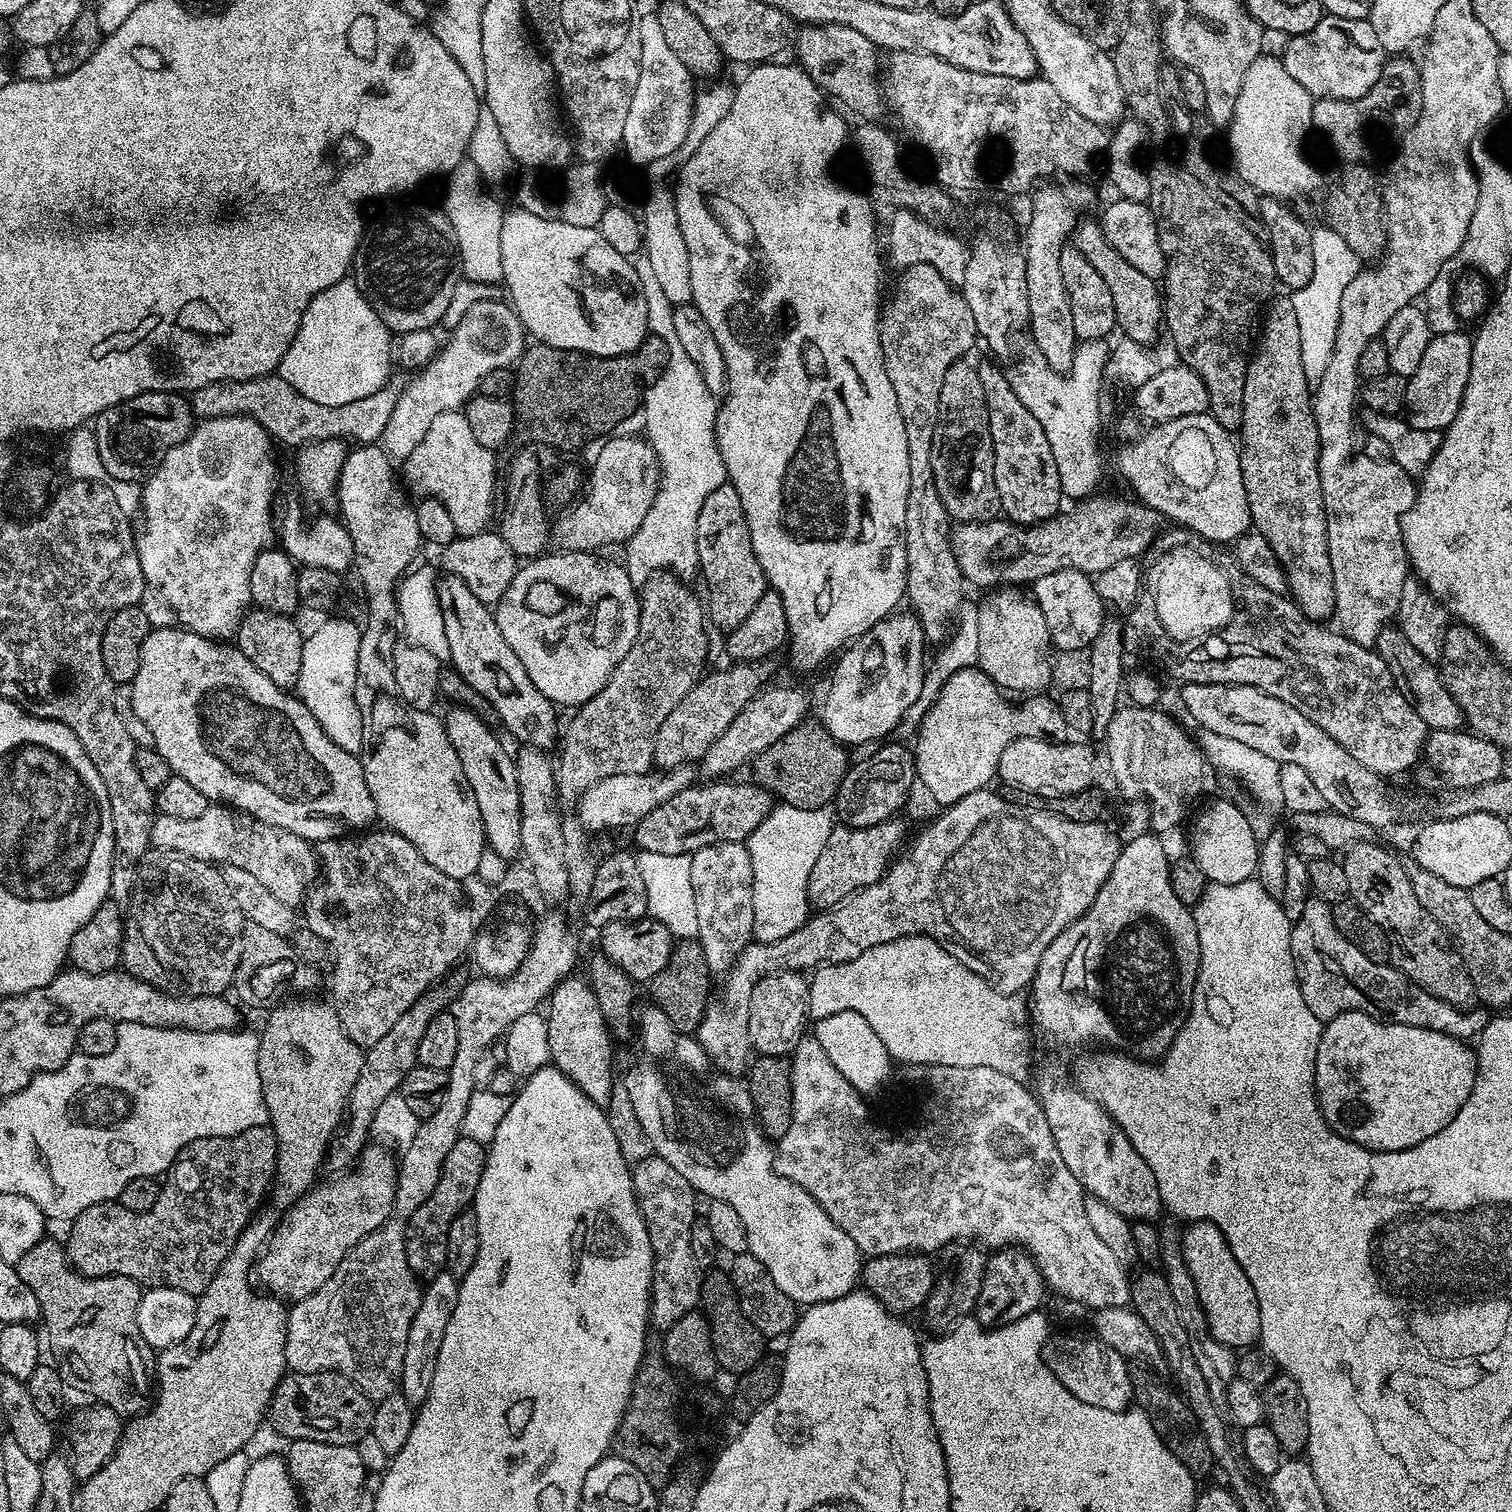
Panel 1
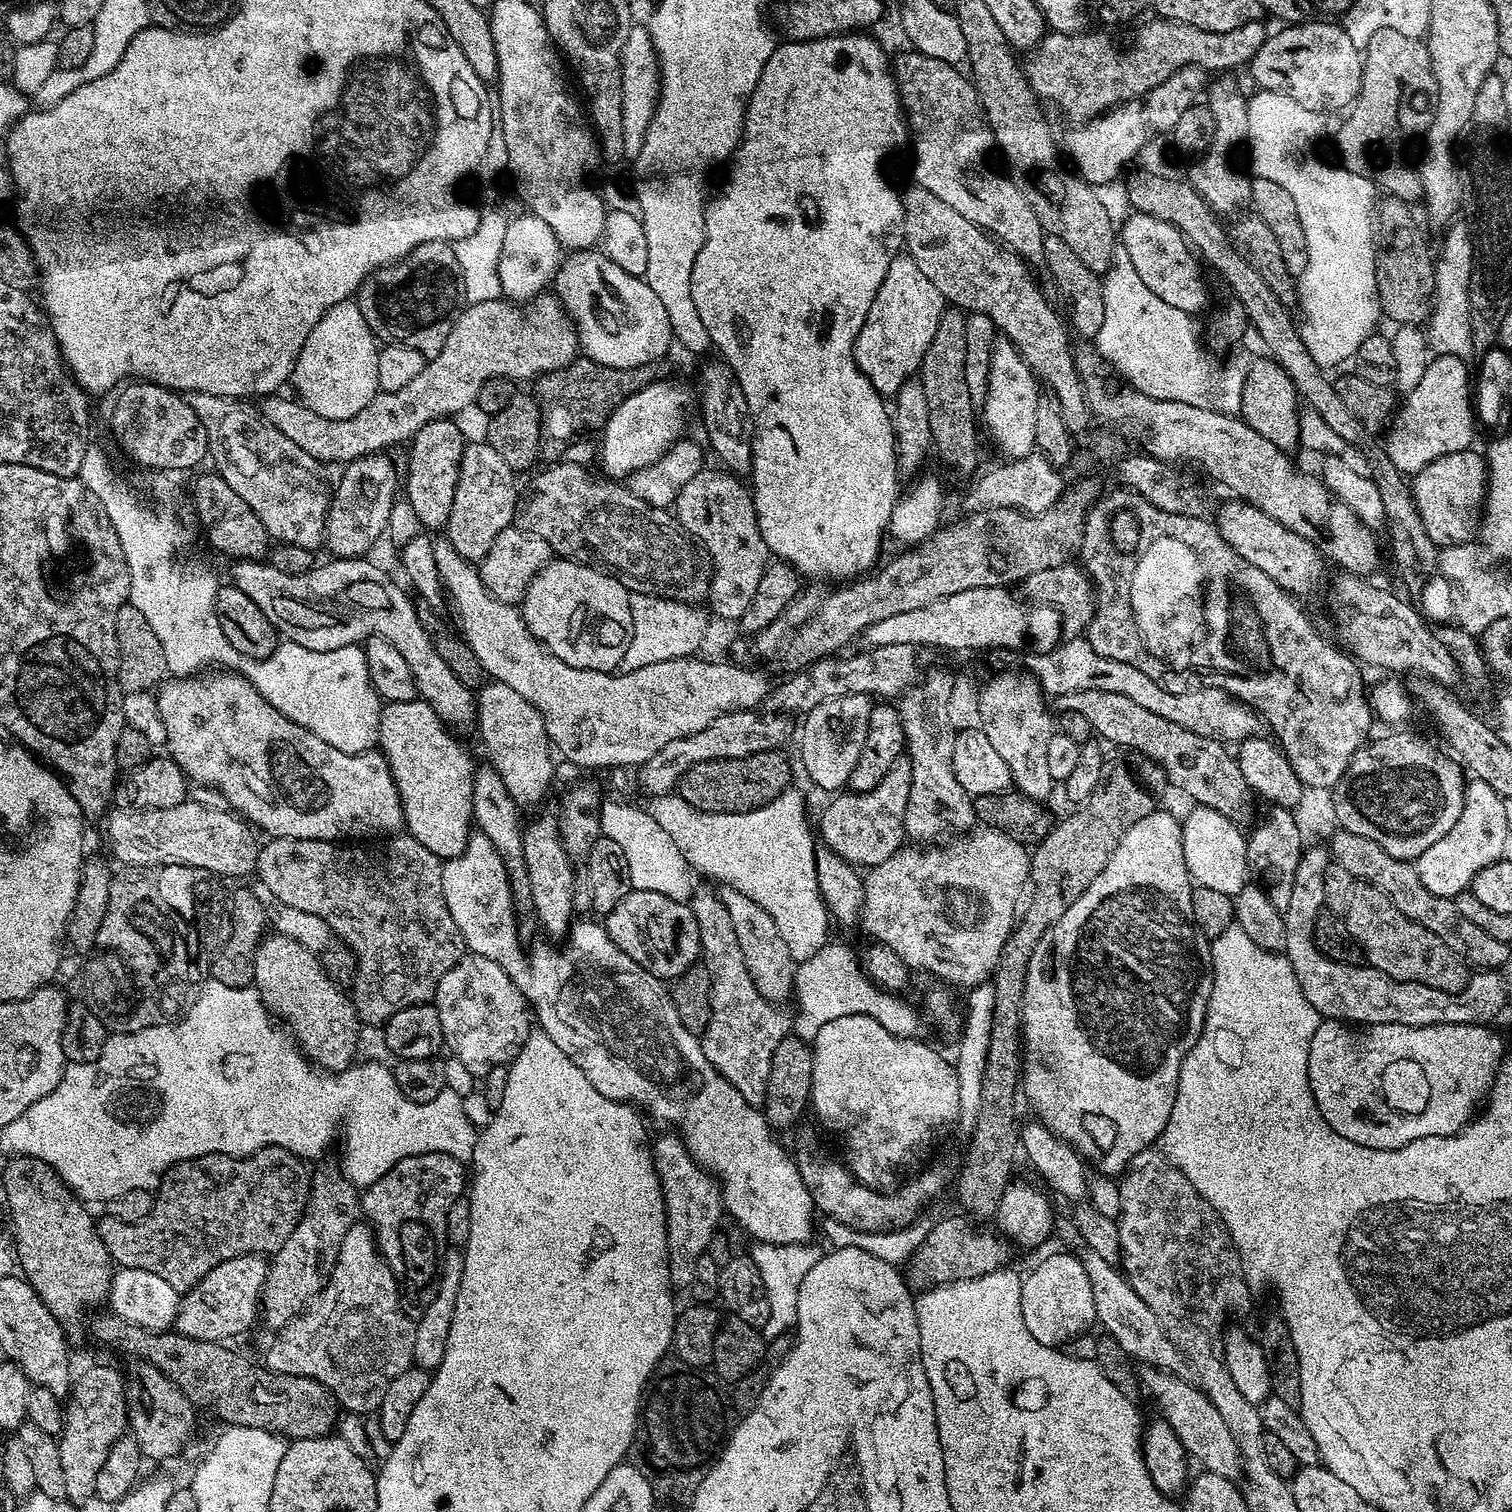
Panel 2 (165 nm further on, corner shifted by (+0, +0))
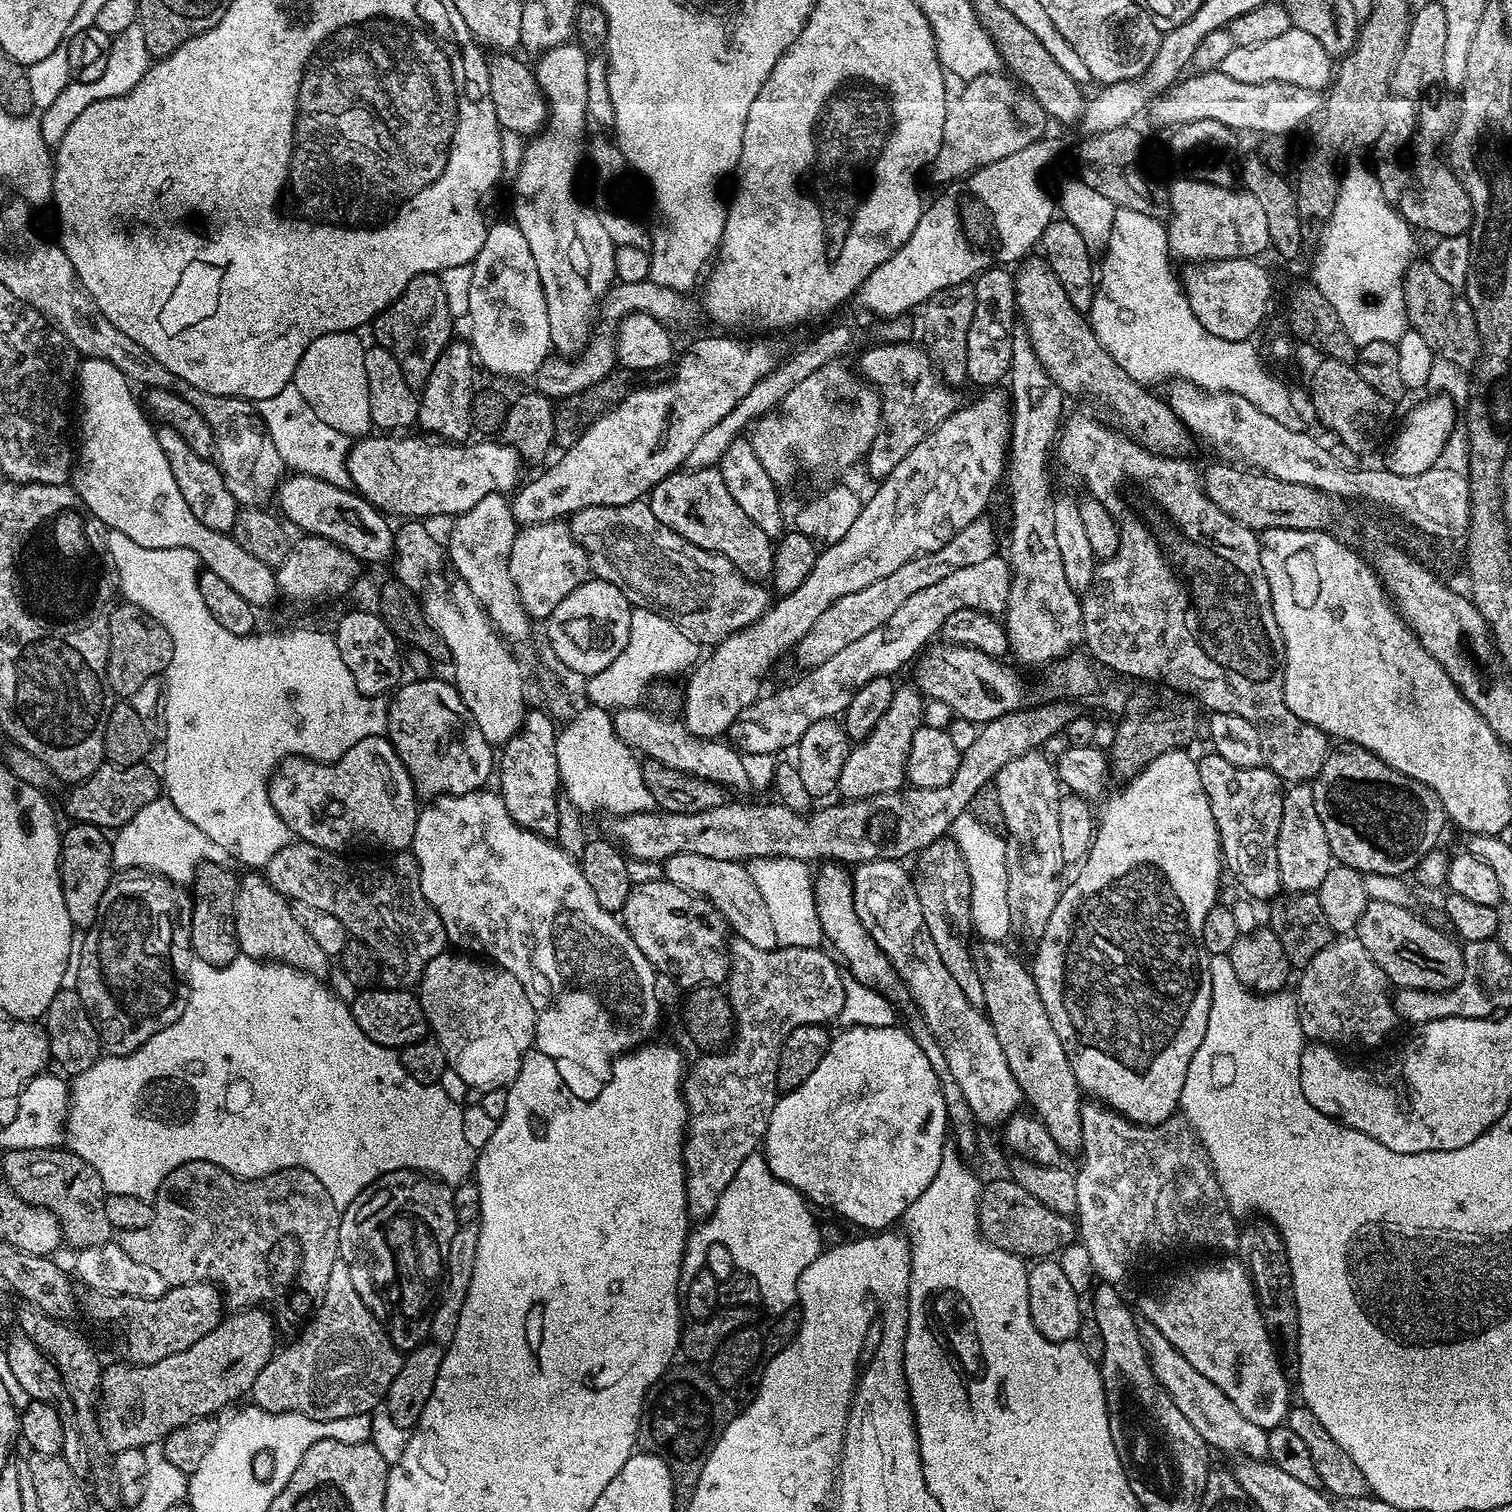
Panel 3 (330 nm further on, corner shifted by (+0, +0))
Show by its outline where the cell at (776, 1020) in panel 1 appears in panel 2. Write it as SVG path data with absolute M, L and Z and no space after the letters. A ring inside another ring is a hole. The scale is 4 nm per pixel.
M724 886L719 889L718 895L734 922L734 934L738 934L738 946L742 946L746 970L750 970L750 978L762 998L773 1002L784 1002L787 996L789 999L794 992L798 964L782 938L782 930L778 930L777 923L766 910L738 890Z

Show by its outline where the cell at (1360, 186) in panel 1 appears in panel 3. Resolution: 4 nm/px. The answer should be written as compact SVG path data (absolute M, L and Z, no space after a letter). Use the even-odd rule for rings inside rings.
M1413 263L1404 281L1404 300L1408 303L1411 331L1422 334L1426 346L1430 346L1439 359L1449 360L1465 370L1475 369L1482 359L1482 341L1467 295L1452 288L1450 282L1442 282L1431 263L1420 263Z

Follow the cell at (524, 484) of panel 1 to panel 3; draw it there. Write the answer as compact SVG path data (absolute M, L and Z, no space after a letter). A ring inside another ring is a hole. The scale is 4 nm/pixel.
M643 499L622 506L590 506L586 510L578 510L570 517L570 527L573 538L588 556L588 567L595 579L618 586L633 608L649 608L672 620L678 630L699 646L721 644L735 632L741 632L762 618L770 607L769 589L763 583L745 578L730 558L702 550L702 546L686 542L682 534L674 534L670 526L662 526L662 522L654 518L651 503Z

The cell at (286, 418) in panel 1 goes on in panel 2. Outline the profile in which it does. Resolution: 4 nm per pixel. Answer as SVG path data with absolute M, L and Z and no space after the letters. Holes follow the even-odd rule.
M545 290L535 295L523 306L509 302L507 299L499 298L494 301L478 302L468 304L456 318L456 325L450 330L450 338L446 338L446 346L438 350L438 354L433 360L425 363L422 374L418 378L413 378L407 386L402 386L402 390L394 392L377 392L374 399L366 406L366 410L358 410L358 414L349 420L330 420L314 414L305 404L301 404L299 399L291 398L287 400L284 394L273 394L265 396L259 401L259 415L264 420L274 426L294 446L306 450L310 458L324 464L338 464L345 466L360 456L372 456L376 453L383 453L383 448L392 448L395 444L411 441L422 426L426 426L431 420L441 418L452 418L456 411L464 406L476 403L478 390L490 378L506 378L513 382L520 380L537 379L538 377L562 369L574 360L579 353L579 340L577 338L575 325L567 318L567 312L562 307L559 298L553 291Z

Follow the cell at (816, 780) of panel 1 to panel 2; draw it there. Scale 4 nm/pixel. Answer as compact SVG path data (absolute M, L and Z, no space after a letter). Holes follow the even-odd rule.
M773 750L750 754L746 758L698 762L698 766L690 769L680 780L678 794L702 812L738 814L758 810L774 802L774 798L778 798L793 783L792 768L784 754L783 751Z

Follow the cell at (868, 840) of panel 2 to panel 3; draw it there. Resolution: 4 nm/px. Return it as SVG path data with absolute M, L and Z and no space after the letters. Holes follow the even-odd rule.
M911 683L900 684L883 718L876 723L870 735L864 737L849 751L842 766L838 785L839 795L844 798L881 796L898 792L905 787L908 775L908 755L912 749L916 731L924 724L925 697Z

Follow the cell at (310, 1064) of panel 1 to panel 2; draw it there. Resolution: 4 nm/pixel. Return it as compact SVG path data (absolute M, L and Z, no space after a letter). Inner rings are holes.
M275 934L265 935L256 947L252 978L260 1000L268 1007L273 1017L287 1029L300 1051L312 1061L317 1069L338 1073L345 1072L346 1069L352 1067L357 1059L356 1047L360 1044L362 1021L356 1014L356 1007L352 1005L351 995L329 978L320 964L317 953L306 950L306 946L298 946L294 938Z

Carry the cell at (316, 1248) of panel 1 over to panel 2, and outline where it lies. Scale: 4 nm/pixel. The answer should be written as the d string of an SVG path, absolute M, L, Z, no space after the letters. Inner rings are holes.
M249 1254L230 1258L210 1270L206 1278L199 1280L189 1292L183 1293L180 1301L180 1313L176 1316L175 1331L182 1336L195 1340L215 1340L228 1342L231 1336L240 1336L261 1315L260 1295L264 1289L264 1279L268 1274L269 1261L260 1254Z

